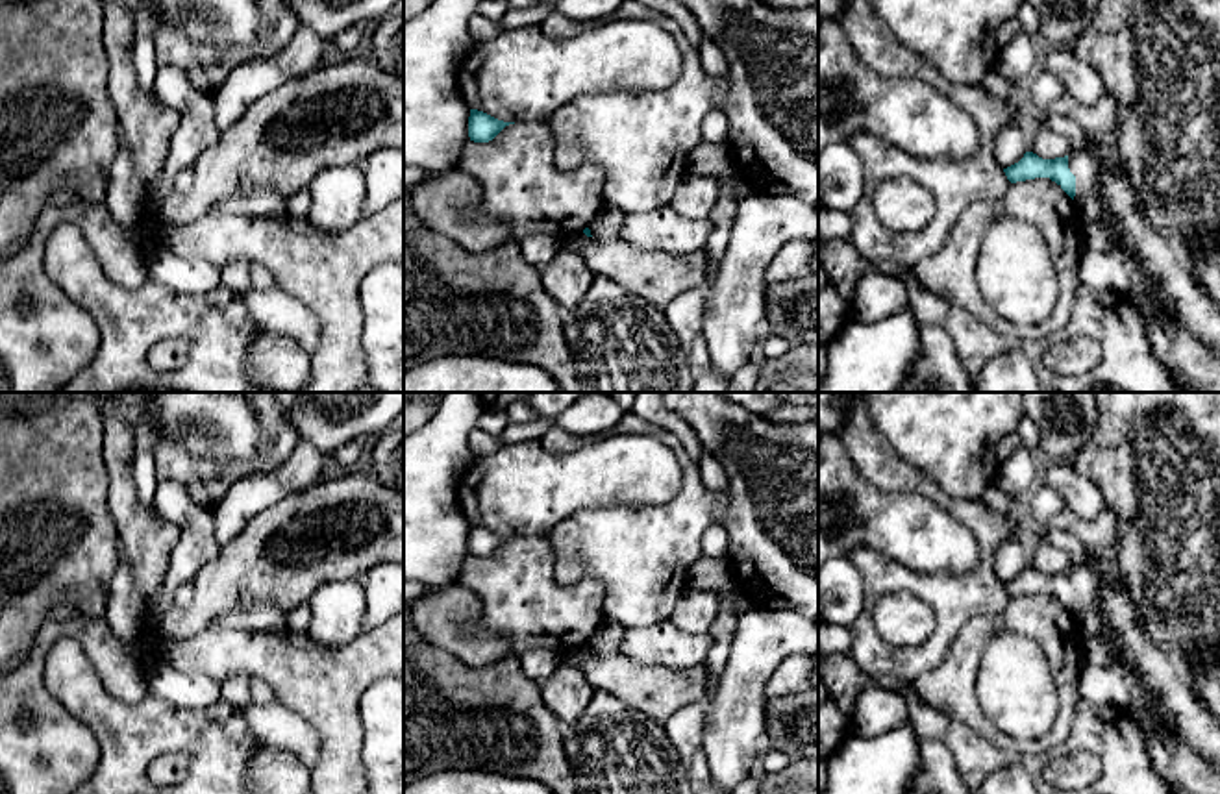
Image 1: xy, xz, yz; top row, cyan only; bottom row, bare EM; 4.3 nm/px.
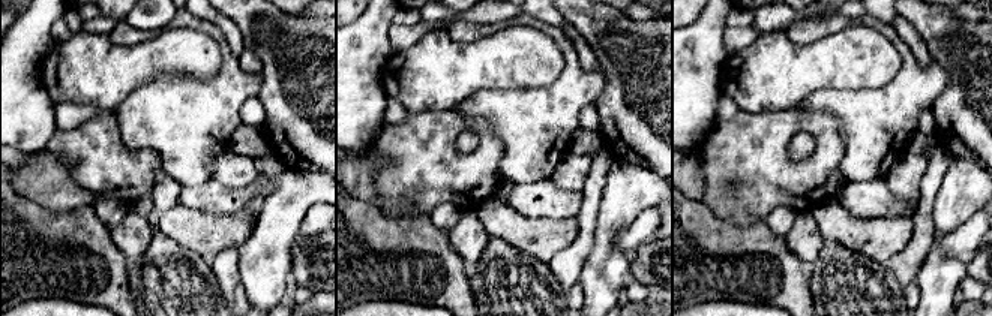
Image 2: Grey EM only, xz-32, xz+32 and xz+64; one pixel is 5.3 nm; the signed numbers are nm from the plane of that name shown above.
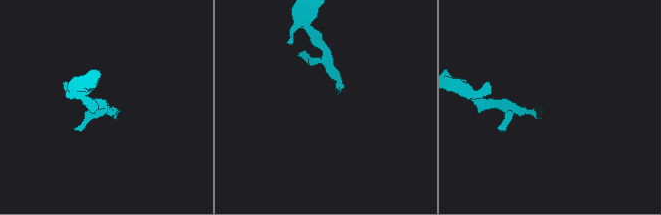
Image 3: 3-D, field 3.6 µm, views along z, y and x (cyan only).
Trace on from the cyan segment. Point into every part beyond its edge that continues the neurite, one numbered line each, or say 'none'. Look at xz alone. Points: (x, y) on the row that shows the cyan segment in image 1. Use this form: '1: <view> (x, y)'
1: xz (576, 241)

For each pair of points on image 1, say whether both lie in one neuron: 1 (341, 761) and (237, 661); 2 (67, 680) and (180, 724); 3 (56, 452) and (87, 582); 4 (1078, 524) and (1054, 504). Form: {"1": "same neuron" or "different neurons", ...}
{"1": "same neuron", "2": "same neuron", "3": "same neuron", "4": "different neurons"}

